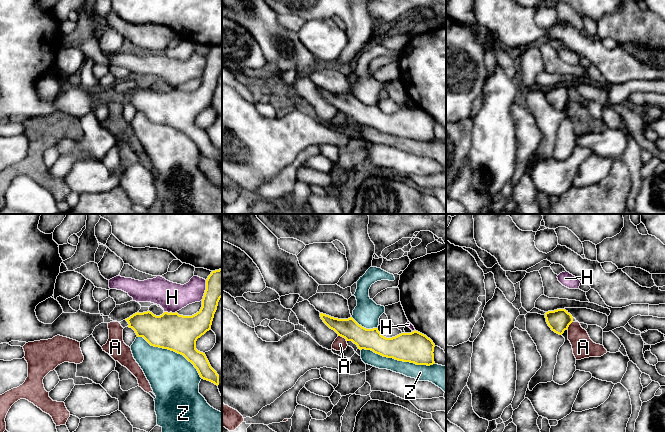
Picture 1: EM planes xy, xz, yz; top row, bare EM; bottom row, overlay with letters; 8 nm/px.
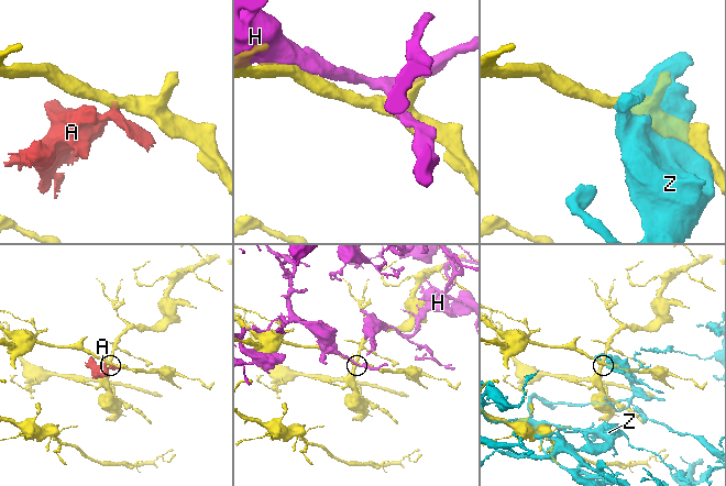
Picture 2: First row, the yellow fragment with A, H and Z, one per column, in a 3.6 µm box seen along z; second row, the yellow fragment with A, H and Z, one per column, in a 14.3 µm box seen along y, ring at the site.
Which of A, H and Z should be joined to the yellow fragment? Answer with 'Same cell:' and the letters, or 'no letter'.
Same cell: no letter

